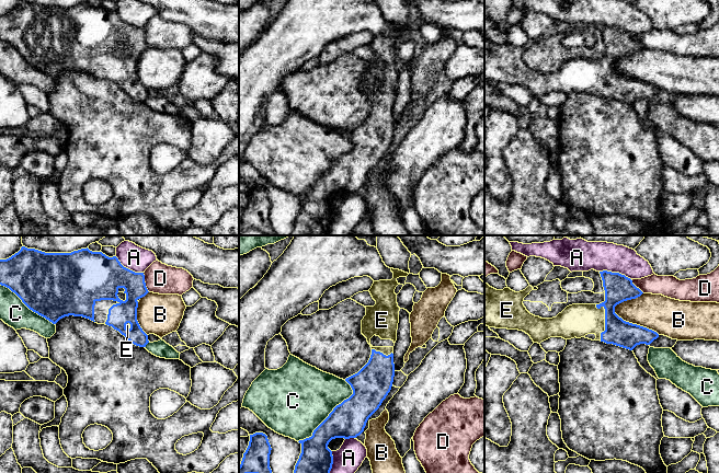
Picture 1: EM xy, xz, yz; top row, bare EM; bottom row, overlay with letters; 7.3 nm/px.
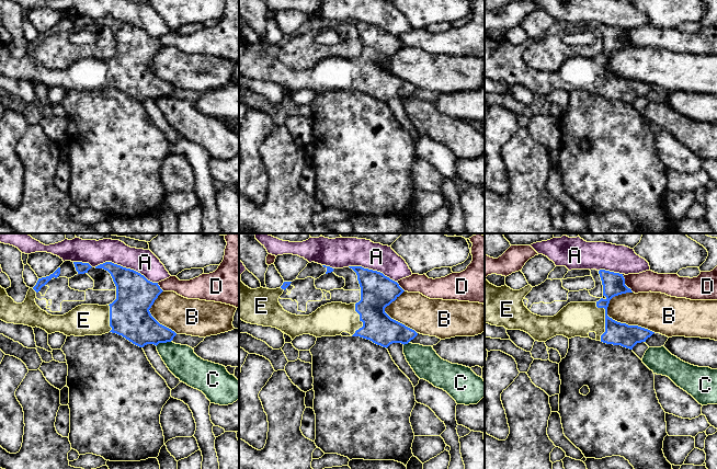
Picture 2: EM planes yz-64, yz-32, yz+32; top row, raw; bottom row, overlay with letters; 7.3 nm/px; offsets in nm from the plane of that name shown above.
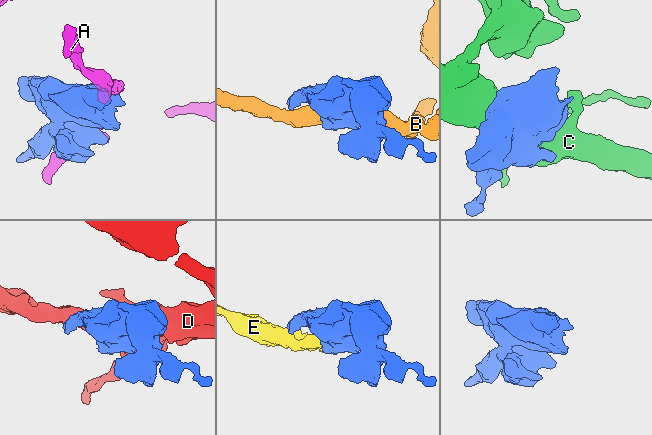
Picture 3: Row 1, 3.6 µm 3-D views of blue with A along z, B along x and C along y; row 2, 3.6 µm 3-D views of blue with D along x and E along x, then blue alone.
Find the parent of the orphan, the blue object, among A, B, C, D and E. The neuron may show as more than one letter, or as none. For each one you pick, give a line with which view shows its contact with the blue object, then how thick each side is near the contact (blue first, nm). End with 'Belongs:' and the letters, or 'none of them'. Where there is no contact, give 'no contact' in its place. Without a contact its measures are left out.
E: contact in yz; calibres 190 and 240 nm
Belongs: E

